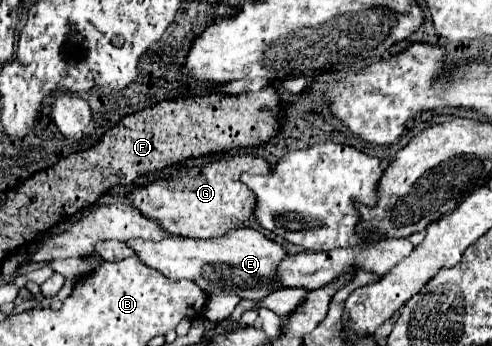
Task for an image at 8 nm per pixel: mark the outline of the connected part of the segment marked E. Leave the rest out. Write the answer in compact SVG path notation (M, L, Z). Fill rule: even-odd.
M237 228L225 236L209 240L169 236L161 242L137 238L127 240L127 244L147 266L157 268L171 280L193 280L207 296L237 296L255 302L275 290L273 272L277 272L277 260L289 254L283 244L277 244L253 228Z

